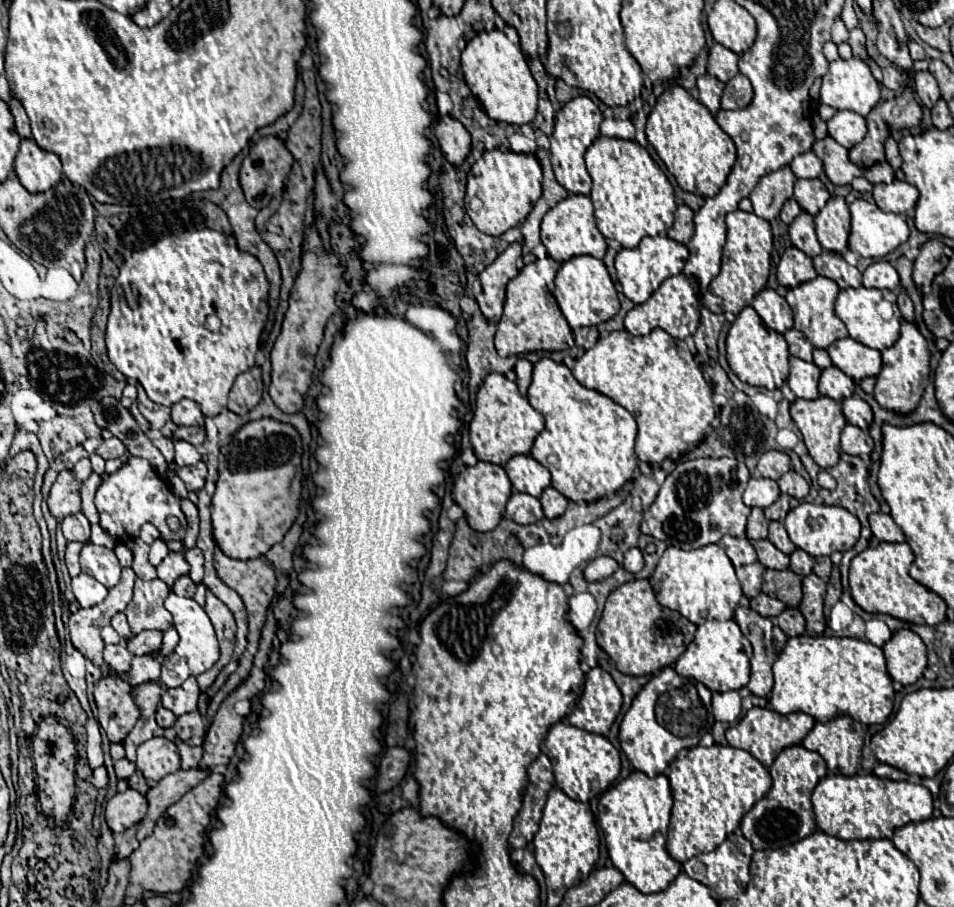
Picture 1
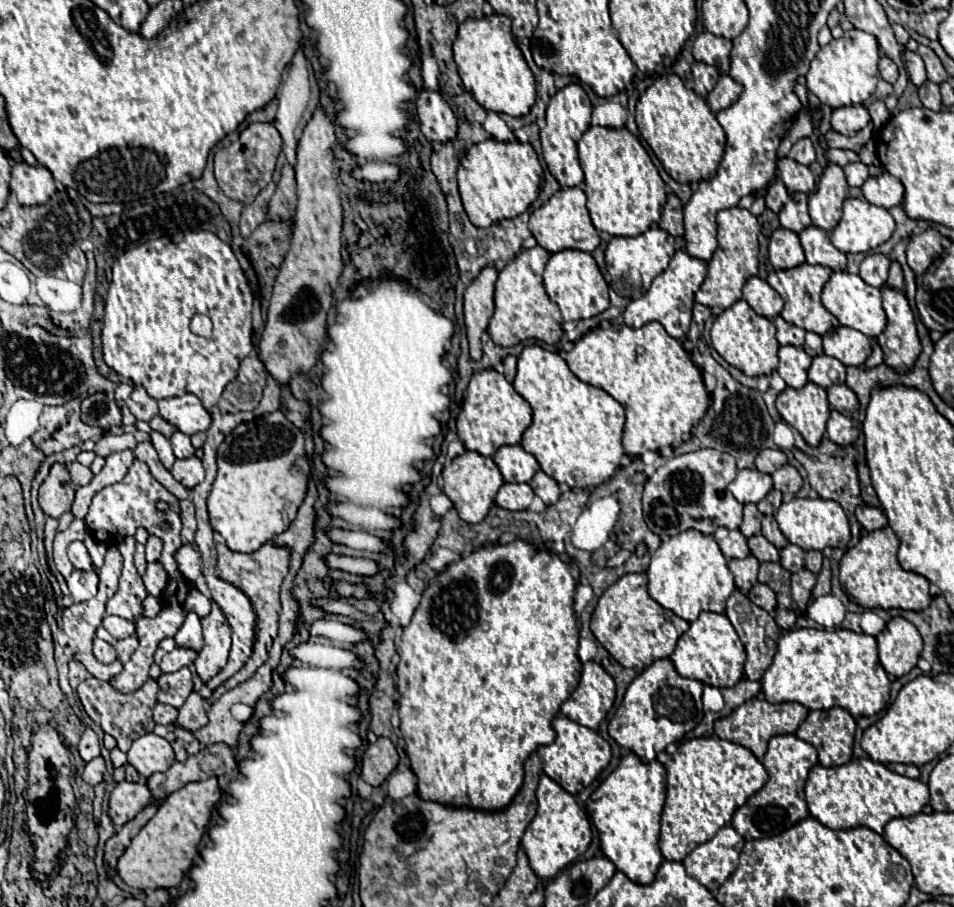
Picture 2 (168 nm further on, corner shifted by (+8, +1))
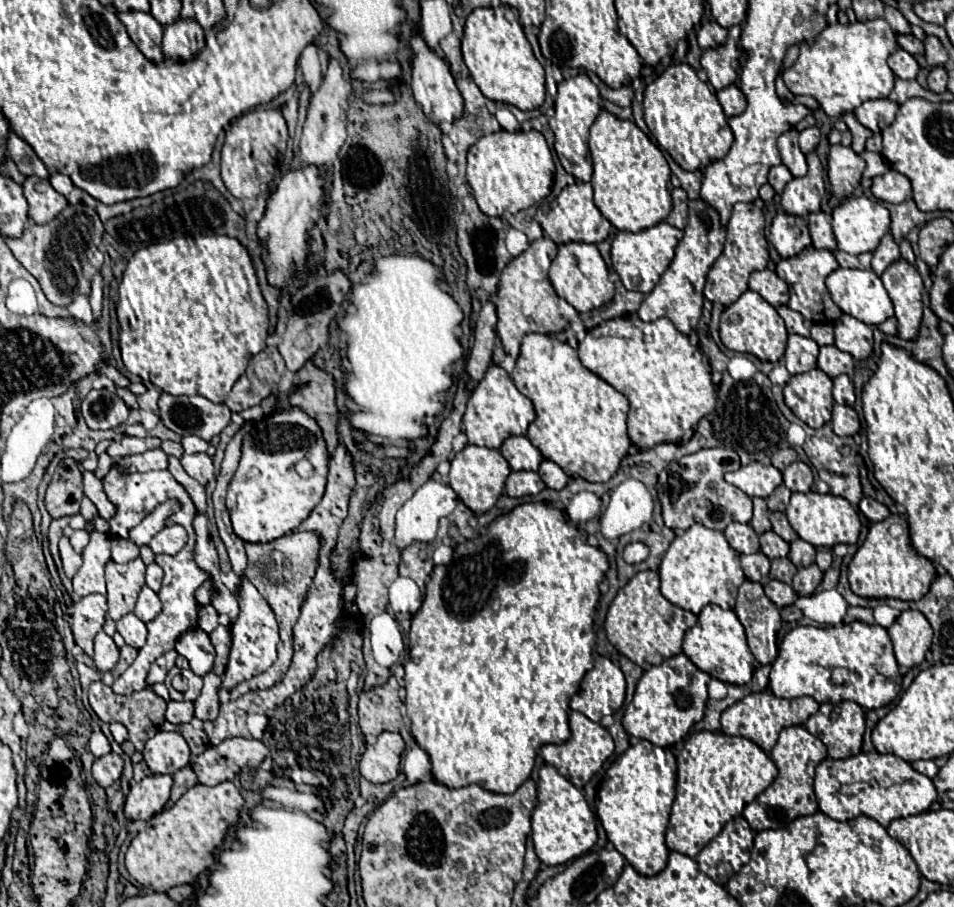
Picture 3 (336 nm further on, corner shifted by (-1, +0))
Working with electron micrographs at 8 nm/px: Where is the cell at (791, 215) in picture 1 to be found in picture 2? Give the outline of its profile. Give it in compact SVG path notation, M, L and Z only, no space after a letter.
M773 177L771 183L769 183L769 189L767 189L767 193L765 193L765 203L767 203L767 207L769 207L771 211L779 213L779 211L783 209L783 205L785 205L787 199L789 199L787 187L783 185L783 181L781 181L779 177Z

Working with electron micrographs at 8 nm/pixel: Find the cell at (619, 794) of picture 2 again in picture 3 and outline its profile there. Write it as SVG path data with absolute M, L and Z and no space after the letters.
M638 740L638 742L632 742L632 746L608 768L606 778L600 786L598 800L596 800L596 814L608 834L608 840L628 860L628 864L634 870L638 870L638 874L642 876L654 876L666 868L670 850L666 848L664 832L666 832L670 808L674 802L674 784L676 784L676 758L664 748L658 748L658 756L656 756L654 746L650 742Z

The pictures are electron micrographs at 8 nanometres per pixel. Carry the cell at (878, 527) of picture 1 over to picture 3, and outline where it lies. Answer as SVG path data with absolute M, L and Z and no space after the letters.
M868 496L862 498L862 502L860 502L860 512L862 512L868 520L872 520L872 522L880 522L882 518L888 518L888 516L890 516L890 512L888 512L888 508L886 508L884 504L880 504L878 500L868 498Z

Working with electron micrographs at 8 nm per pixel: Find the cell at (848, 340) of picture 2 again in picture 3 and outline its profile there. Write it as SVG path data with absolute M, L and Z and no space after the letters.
M848 314L834 322L836 348L850 354L854 360L866 360L874 352L872 328Z

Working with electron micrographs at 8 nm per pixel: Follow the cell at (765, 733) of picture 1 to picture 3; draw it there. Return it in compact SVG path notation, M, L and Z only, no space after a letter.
M756 692L756 694L750 694L746 698L742 698L734 706L730 706L728 710L724 710L720 722L722 722L722 732L724 734L748 738L768 754L774 748L782 728L802 726L812 714L818 712L818 708L820 708L820 704L814 698L808 698L808 696L784 700L784 698L776 698L772 692Z

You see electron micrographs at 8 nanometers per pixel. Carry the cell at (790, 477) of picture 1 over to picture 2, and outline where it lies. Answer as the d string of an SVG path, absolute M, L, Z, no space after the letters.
M791 465L779 467L771 477L773 477L775 489L781 491L781 493L787 493L787 491L789 493L797 493L801 489L801 483L803 483L799 471L795 467L791 467Z

